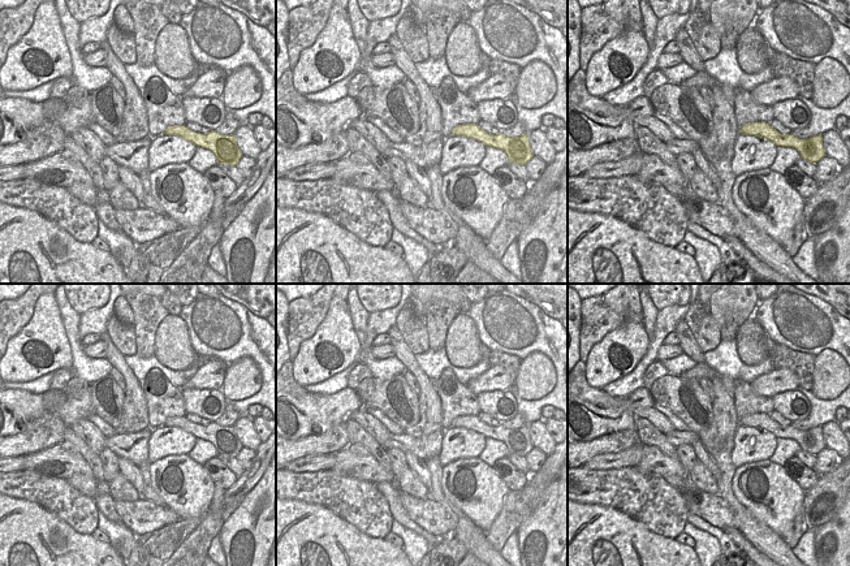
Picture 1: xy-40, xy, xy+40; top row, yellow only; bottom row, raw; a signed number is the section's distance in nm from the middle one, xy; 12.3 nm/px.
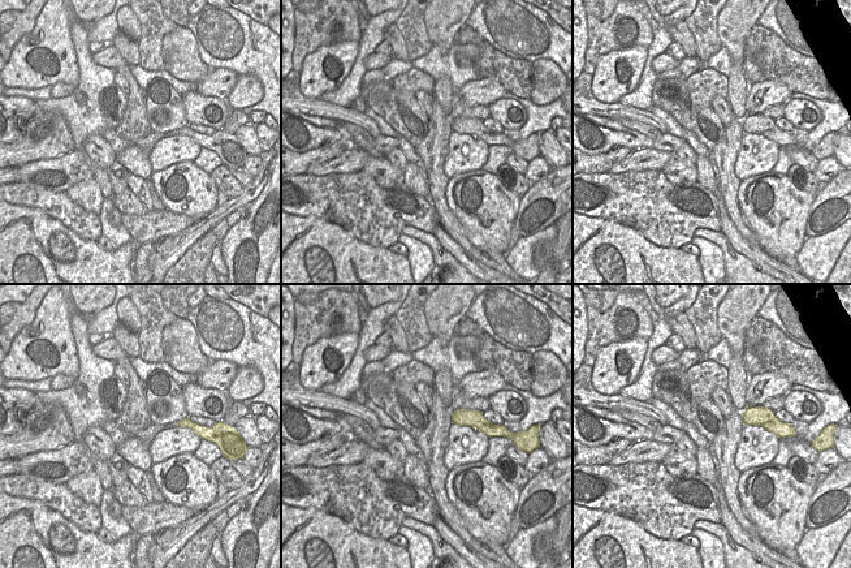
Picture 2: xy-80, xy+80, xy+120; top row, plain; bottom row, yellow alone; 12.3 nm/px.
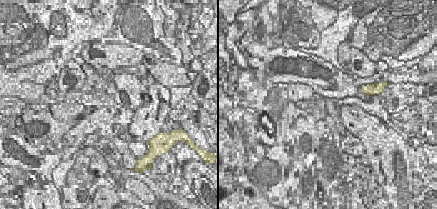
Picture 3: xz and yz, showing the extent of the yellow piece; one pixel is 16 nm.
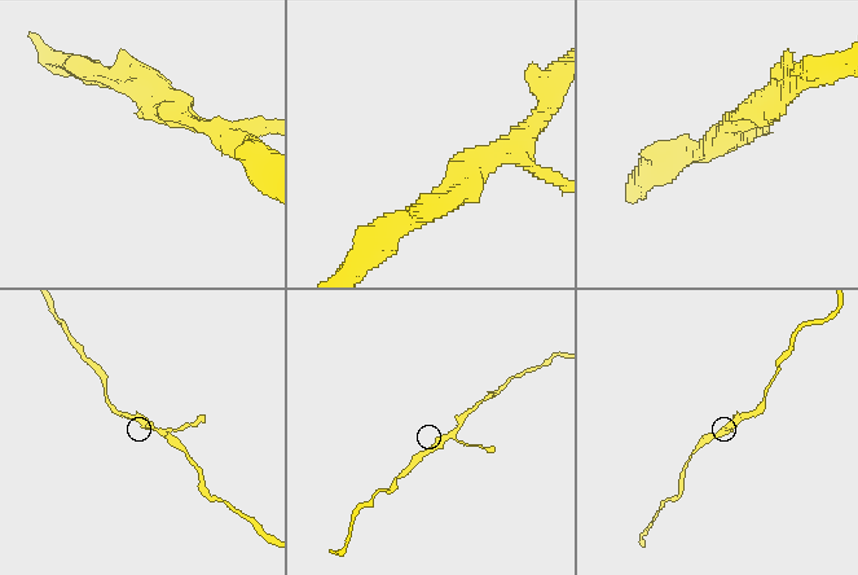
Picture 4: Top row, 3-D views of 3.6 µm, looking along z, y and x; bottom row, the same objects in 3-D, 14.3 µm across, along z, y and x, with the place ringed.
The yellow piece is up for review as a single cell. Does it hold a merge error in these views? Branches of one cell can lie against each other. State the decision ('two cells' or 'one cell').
one cell

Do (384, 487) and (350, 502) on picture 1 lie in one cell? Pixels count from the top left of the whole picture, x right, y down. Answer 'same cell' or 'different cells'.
different cells

